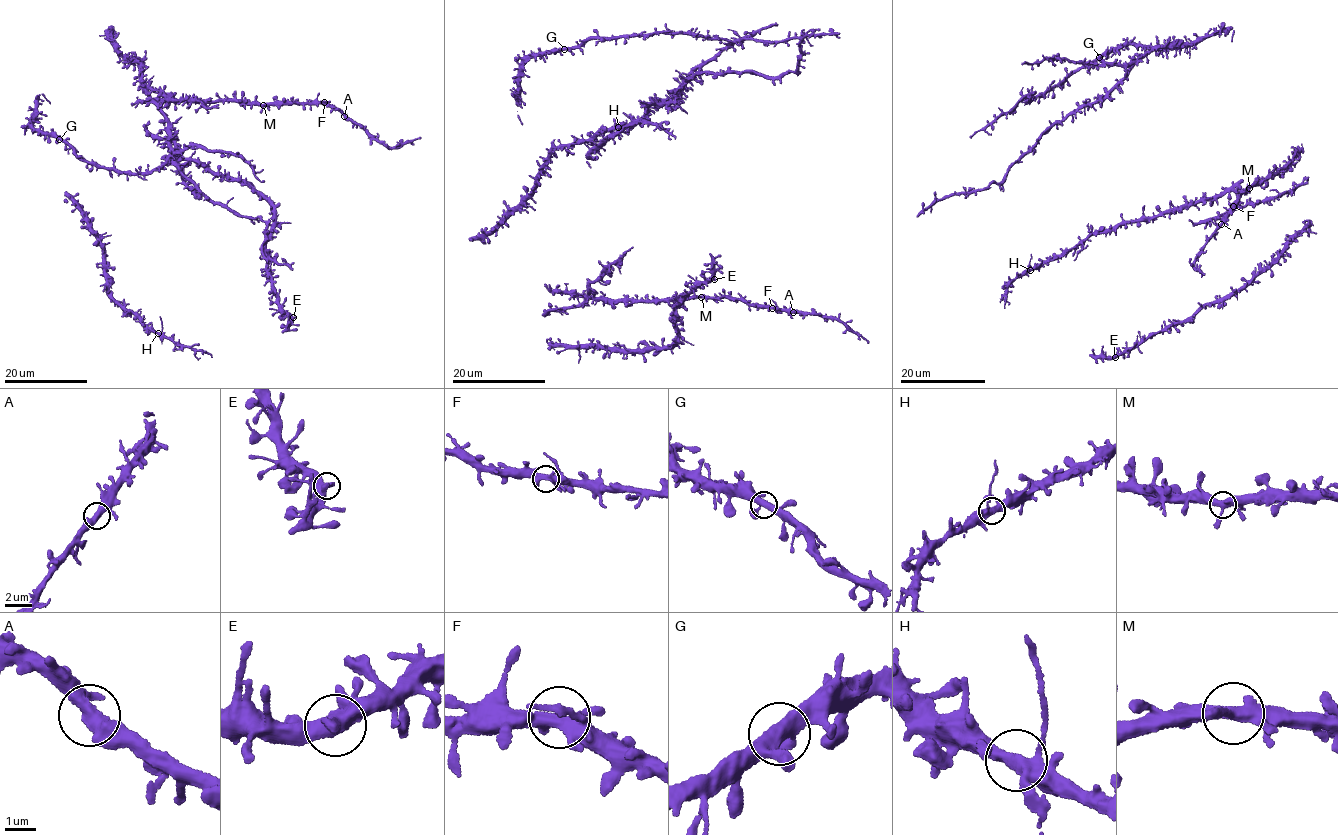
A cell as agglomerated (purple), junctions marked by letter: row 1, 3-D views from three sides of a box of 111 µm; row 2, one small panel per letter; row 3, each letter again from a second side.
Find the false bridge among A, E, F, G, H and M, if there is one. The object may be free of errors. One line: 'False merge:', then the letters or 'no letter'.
False merge: no letter

